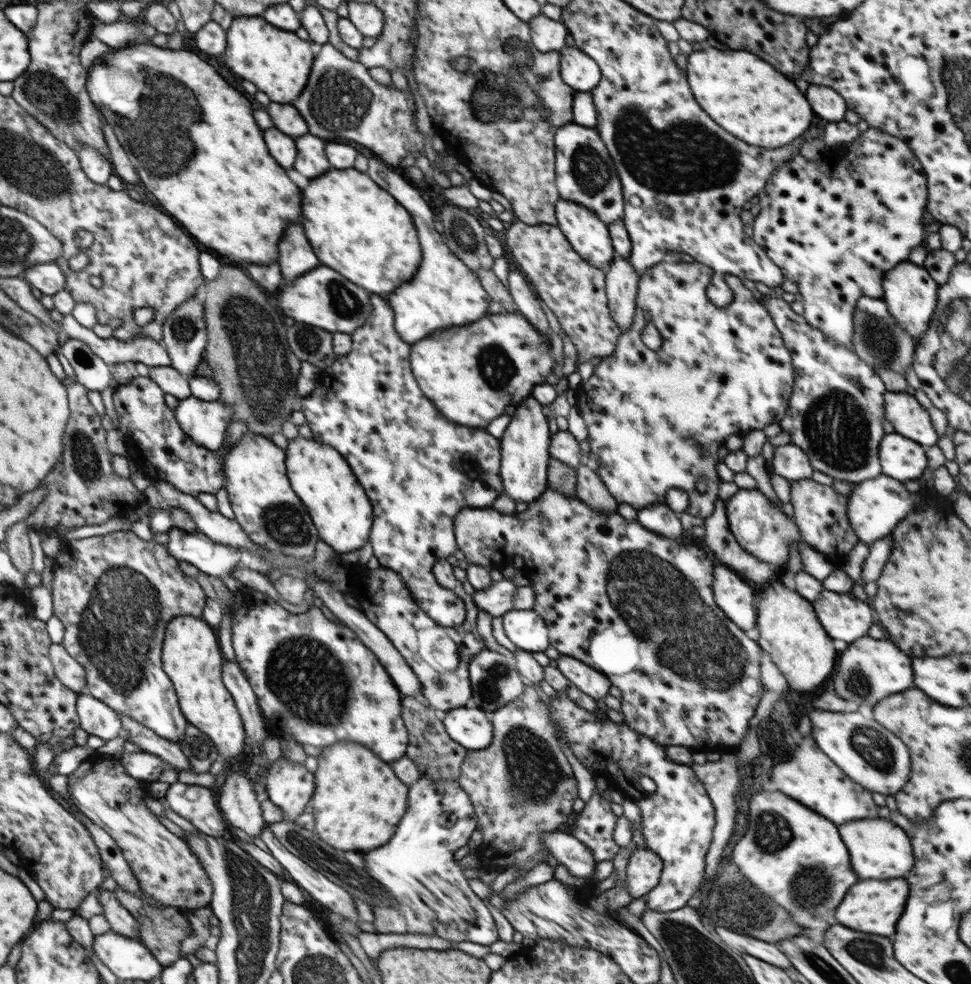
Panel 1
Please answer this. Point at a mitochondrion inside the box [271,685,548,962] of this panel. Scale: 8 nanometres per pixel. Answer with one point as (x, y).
(297, 841)

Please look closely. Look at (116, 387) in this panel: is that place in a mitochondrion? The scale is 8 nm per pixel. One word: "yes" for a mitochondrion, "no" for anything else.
no

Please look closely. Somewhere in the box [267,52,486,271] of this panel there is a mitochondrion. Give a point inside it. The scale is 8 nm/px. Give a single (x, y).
(340, 99)

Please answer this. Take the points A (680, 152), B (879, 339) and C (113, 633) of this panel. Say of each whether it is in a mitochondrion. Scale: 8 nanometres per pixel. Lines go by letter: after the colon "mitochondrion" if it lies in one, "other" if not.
A: mitochondrion
B: mitochondrion
C: mitochondrion

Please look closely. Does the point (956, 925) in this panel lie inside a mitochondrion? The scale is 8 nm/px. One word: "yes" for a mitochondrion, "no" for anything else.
no

